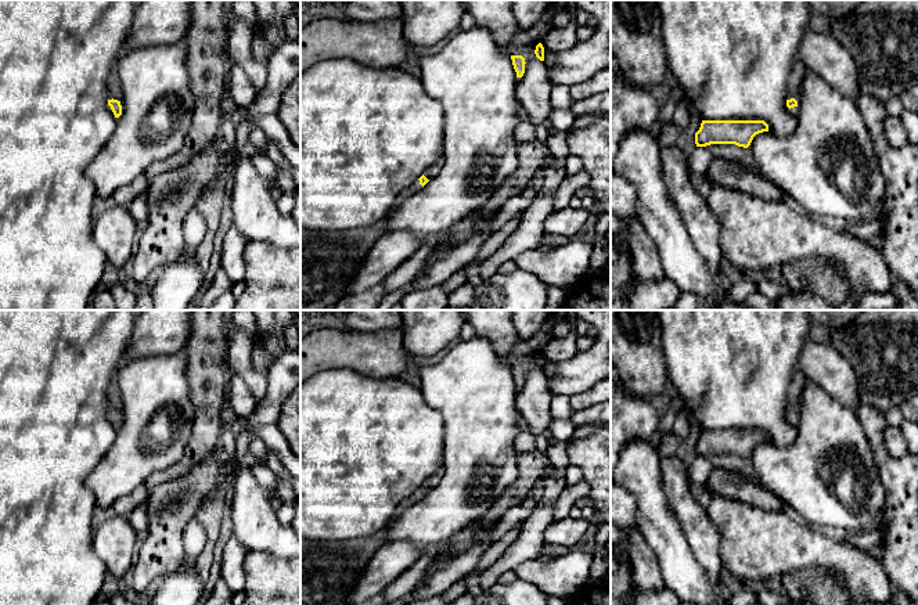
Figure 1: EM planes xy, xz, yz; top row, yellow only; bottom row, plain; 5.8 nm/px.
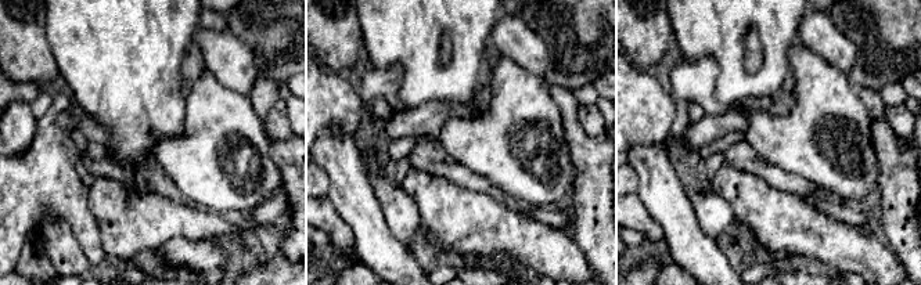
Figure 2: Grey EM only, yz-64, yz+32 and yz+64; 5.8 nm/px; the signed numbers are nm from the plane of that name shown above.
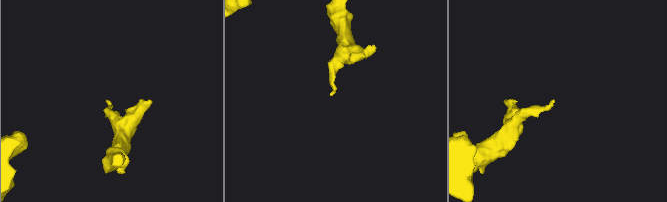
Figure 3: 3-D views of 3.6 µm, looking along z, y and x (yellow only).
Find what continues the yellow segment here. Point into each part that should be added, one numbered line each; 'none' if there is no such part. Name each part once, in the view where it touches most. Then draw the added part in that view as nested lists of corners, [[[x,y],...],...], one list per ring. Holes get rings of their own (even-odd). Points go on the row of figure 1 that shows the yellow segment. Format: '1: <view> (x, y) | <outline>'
1: yz (799, 71) | [[[796,58],[788,78],[788,100],[795,98],[799,101],[800,89],[809,72],[810,69],[803,64],[803,61]]]

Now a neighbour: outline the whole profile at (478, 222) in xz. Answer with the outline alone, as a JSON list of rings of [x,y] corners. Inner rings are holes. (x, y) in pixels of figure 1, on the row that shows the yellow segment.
[[[485,208],[479,209],[471,213],[469,216],[464,217],[462,220],[457,222],[454,226],[438,234],[433,240],[438,240],[440,245],[433,248],[429,259],[424,264],[422,271],[417,276],[414,281],[426,274],[431,266],[440,258],[447,255],[454,246],[462,244],[475,234],[486,233],[496,213],[497,210],[486,213]]]

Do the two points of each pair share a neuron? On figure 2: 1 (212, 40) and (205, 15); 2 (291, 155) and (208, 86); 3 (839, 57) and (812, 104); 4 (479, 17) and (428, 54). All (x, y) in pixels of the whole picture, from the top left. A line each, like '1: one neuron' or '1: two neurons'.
1: two neurons
2: two neurons
3: two neurons
4: one neuron

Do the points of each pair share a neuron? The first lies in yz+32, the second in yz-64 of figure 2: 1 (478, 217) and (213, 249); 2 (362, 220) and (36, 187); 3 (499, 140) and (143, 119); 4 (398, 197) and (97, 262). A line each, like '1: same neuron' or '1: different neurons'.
1: different neurons
2: different neurons
3: different neurons
4: same neuron

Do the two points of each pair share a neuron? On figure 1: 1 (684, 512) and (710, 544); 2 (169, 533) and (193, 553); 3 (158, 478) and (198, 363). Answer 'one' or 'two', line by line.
1: one
2: two
3: one

